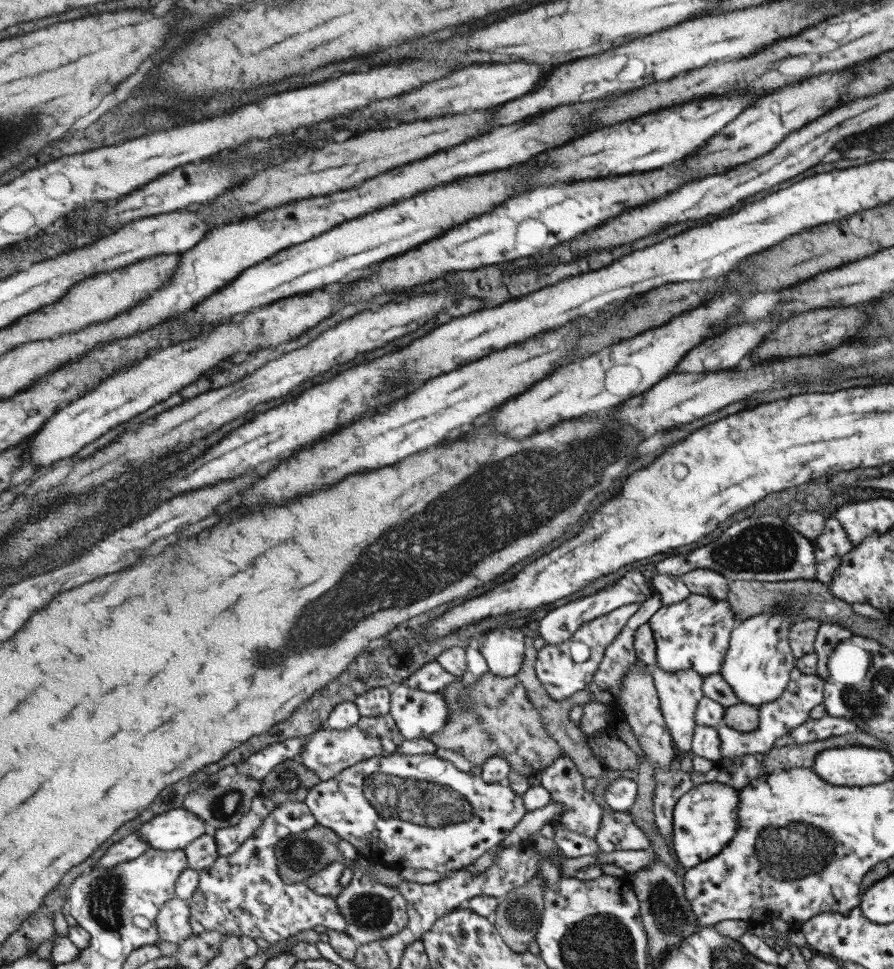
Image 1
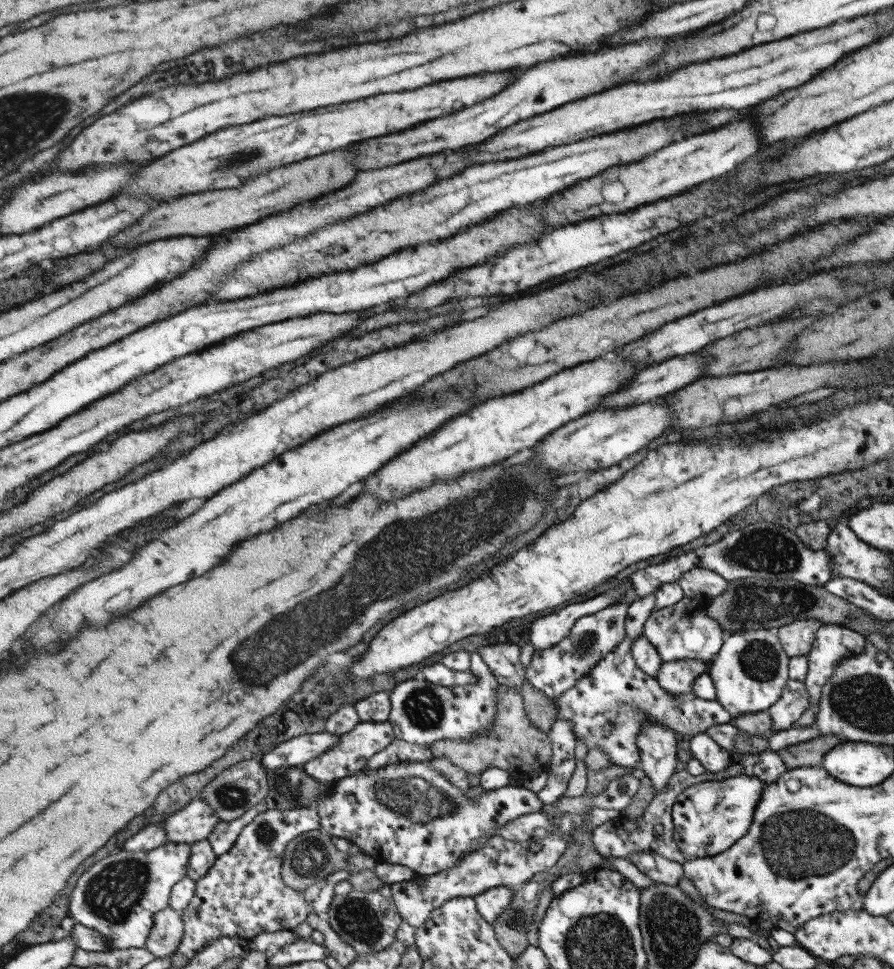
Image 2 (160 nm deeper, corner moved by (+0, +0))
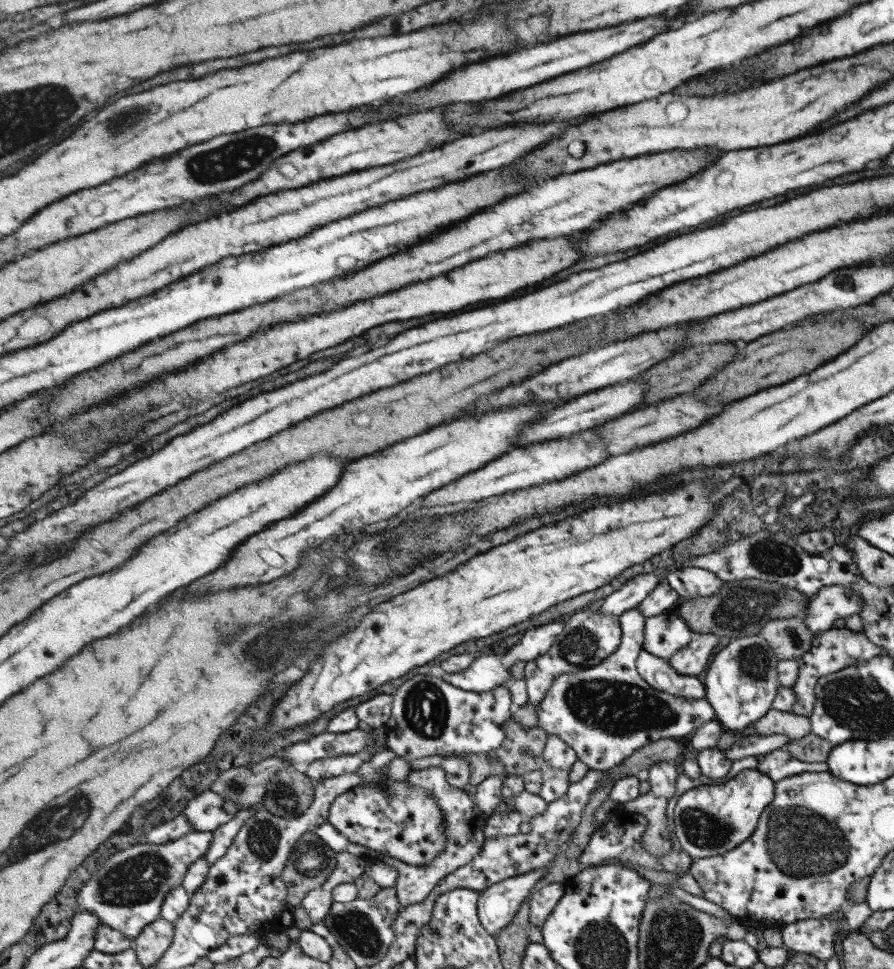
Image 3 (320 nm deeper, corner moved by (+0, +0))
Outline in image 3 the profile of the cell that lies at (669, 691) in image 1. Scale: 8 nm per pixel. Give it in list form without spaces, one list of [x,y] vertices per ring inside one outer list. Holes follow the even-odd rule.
[[[696,633],[683,648],[668,659],[669,666],[676,672],[687,676],[701,676],[706,670],[711,649],[717,644],[714,634]]]

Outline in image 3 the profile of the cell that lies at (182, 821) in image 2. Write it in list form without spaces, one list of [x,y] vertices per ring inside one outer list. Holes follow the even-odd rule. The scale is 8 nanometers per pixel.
[[[210,790],[189,802],[183,813],[187,815],[195,831],[214,831],[233,820],[240,810],[235,802],[225,800],[217,792]]]

